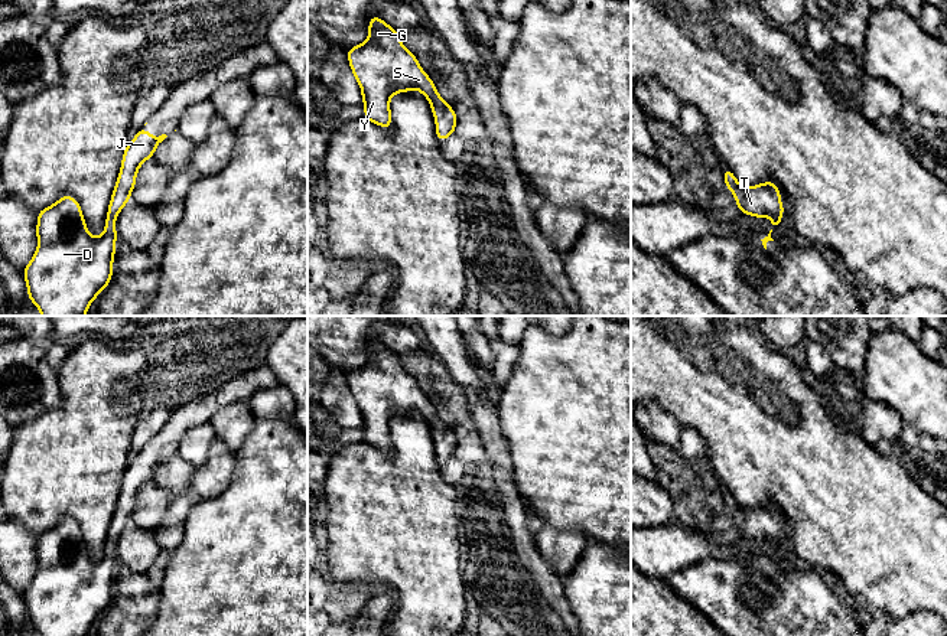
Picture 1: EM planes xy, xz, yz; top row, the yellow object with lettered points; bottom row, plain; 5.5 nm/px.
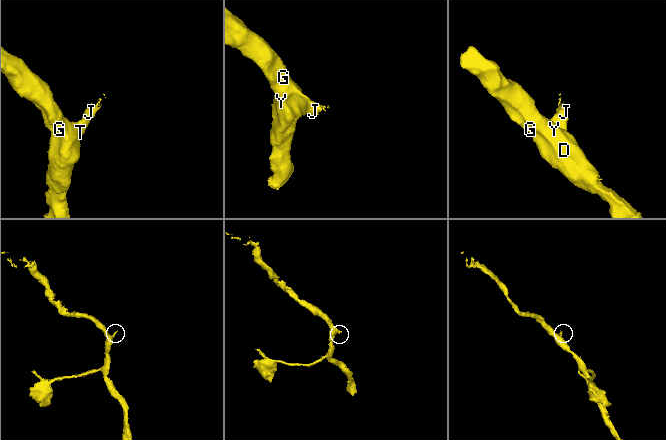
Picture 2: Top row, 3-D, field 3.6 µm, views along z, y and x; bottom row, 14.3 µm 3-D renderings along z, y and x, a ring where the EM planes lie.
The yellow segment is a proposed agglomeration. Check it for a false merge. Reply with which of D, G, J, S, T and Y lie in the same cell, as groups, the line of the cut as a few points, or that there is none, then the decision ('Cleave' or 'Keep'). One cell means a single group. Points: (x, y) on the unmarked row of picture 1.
Groups: D G J S T Y. No split. Keep

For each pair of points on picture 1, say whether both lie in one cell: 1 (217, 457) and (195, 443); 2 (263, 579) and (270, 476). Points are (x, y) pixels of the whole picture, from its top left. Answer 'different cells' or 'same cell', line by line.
1: different cells
2: same cell

